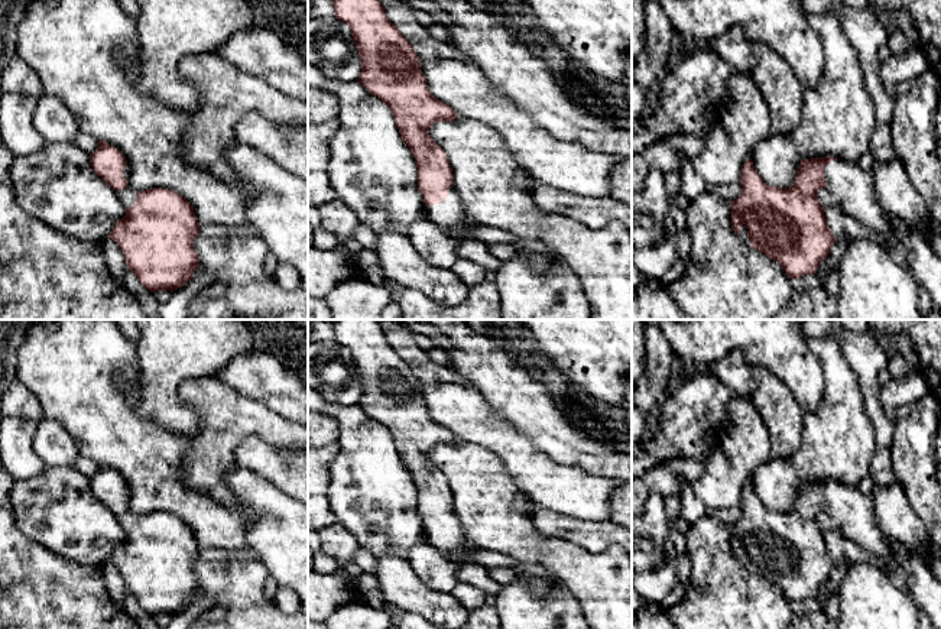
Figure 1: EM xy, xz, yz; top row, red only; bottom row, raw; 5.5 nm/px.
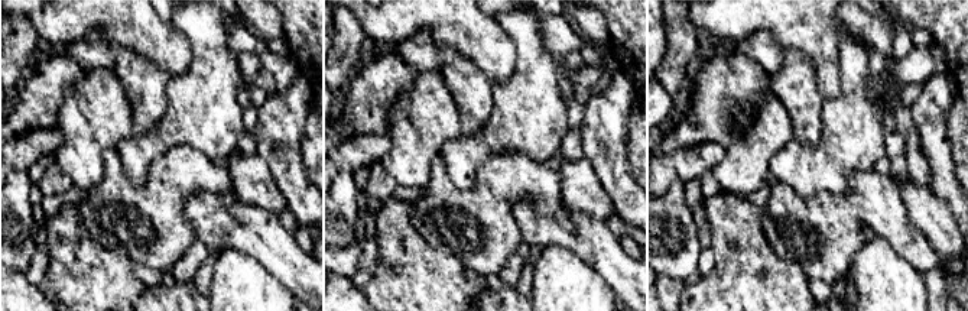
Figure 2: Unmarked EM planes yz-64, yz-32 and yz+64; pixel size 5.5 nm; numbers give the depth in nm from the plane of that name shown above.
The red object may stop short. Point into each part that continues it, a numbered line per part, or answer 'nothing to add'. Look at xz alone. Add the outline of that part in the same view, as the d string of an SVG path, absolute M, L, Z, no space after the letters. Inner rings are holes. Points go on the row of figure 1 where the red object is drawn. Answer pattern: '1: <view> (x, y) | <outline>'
1: xz (448, 216) | M454 187L448 188L448 197L441 204L431 204L428 210L429 220L447 234L451 234L452 230L463 230L464 227L474 226L465 218L461 198Z

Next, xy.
1: xy (127, 195) | M126 162L126 166L124 166L124 178L127 181L127 187L124 189L119 189L116 192L117 192L117 197L121 201L121 204L126 208L129 208L136 202L136 197L137 197L137 191L134 191L129 184L130 182L130 163L129 162Z

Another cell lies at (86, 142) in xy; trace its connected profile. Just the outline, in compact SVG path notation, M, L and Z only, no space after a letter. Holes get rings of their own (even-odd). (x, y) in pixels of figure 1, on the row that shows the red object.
M81 132L77 134L74 143L88 155L91 155L98 147L98 140L95 137Z

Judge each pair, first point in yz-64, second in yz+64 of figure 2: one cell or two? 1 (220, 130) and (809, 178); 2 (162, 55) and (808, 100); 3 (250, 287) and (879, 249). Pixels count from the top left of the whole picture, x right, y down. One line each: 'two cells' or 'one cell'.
1: one cell
2: two cells
3: one cell

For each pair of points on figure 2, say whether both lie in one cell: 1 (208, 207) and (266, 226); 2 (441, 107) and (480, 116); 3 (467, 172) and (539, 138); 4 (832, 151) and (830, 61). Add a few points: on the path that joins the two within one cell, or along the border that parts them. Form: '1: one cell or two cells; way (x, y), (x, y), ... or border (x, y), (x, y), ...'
1: one cell; way (223, 220), (233, 223), (239, 229), (252, 229)
2: two cells; border (444, 81), (458, 110), (460, 132), (463, 135)
3: one cell; way (480, 152), (494, 138), (519, 138)
4: two cells; border (840, 64), (840, 93), (824, 100)

